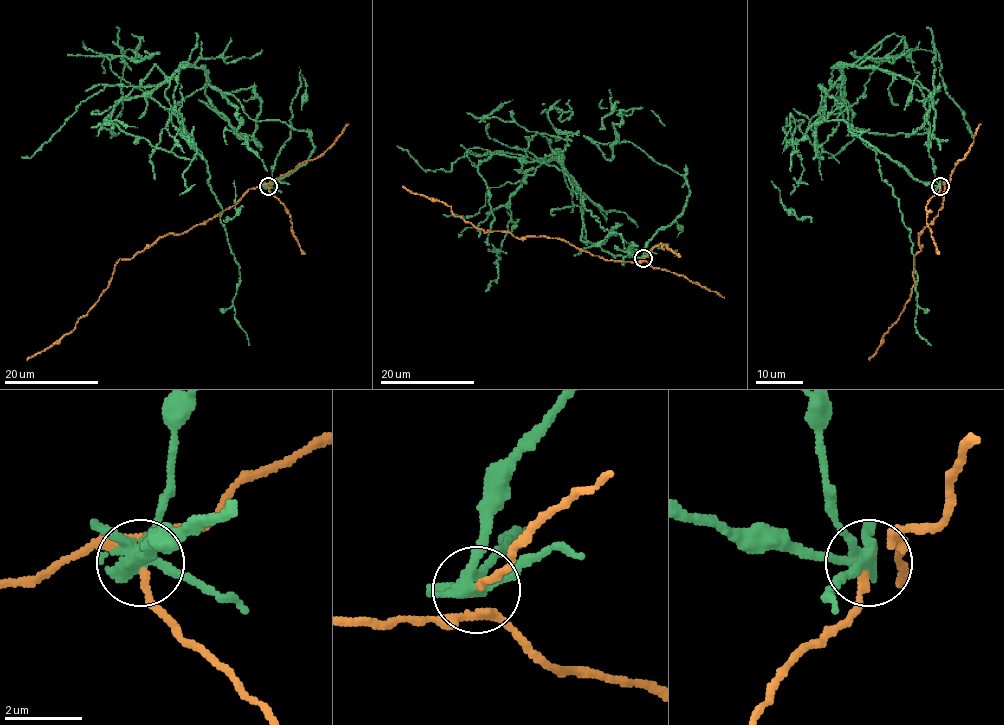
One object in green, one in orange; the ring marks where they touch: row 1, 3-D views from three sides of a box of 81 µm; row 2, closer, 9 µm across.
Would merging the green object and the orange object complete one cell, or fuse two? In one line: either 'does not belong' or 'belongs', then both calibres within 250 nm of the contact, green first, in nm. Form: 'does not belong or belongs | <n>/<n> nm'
does not belong | 320/100 nm

